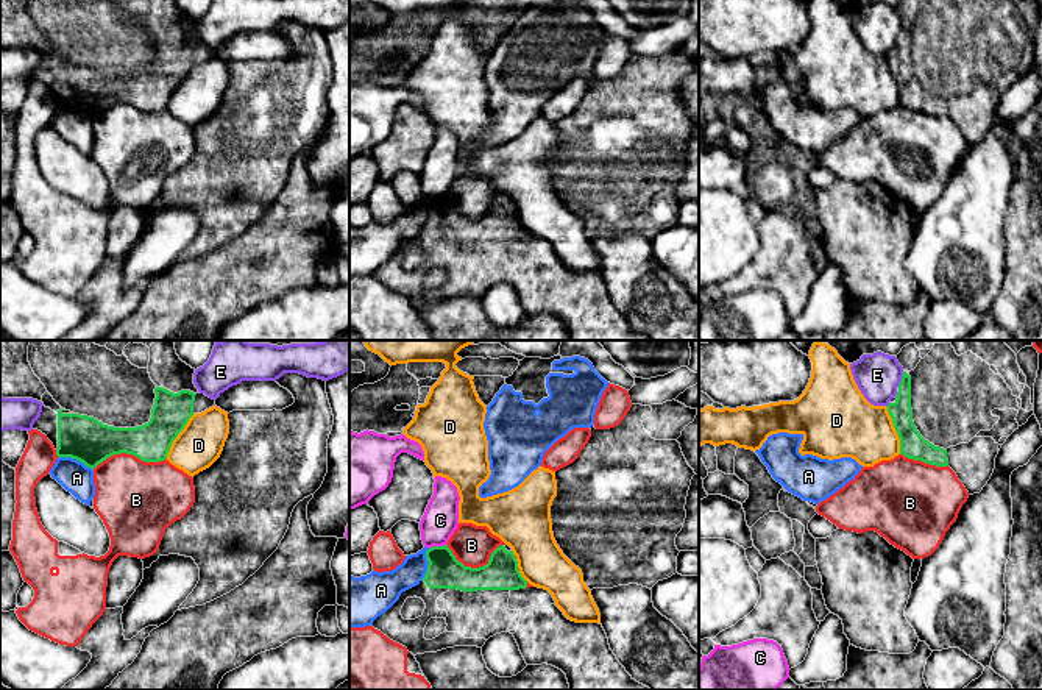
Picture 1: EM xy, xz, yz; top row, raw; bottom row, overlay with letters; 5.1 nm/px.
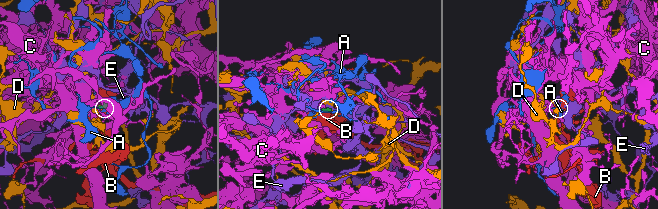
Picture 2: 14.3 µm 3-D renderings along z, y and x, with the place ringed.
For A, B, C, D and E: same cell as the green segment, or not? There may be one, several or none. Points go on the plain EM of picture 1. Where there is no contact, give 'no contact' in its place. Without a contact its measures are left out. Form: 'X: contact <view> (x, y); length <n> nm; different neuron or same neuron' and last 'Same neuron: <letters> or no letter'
A: contact xy (75, 108); length 200 nm; different neuron
B: contact xy (128, 103); length 380 nm; different neuron
C: contact xz (437, 197); length 90 nm; different neuron
D: contact yz (896, 80); length 260 nm; different neuron
E: contact yz (902, 30); length 90 nm; different neuron
Same neuron: no letter

